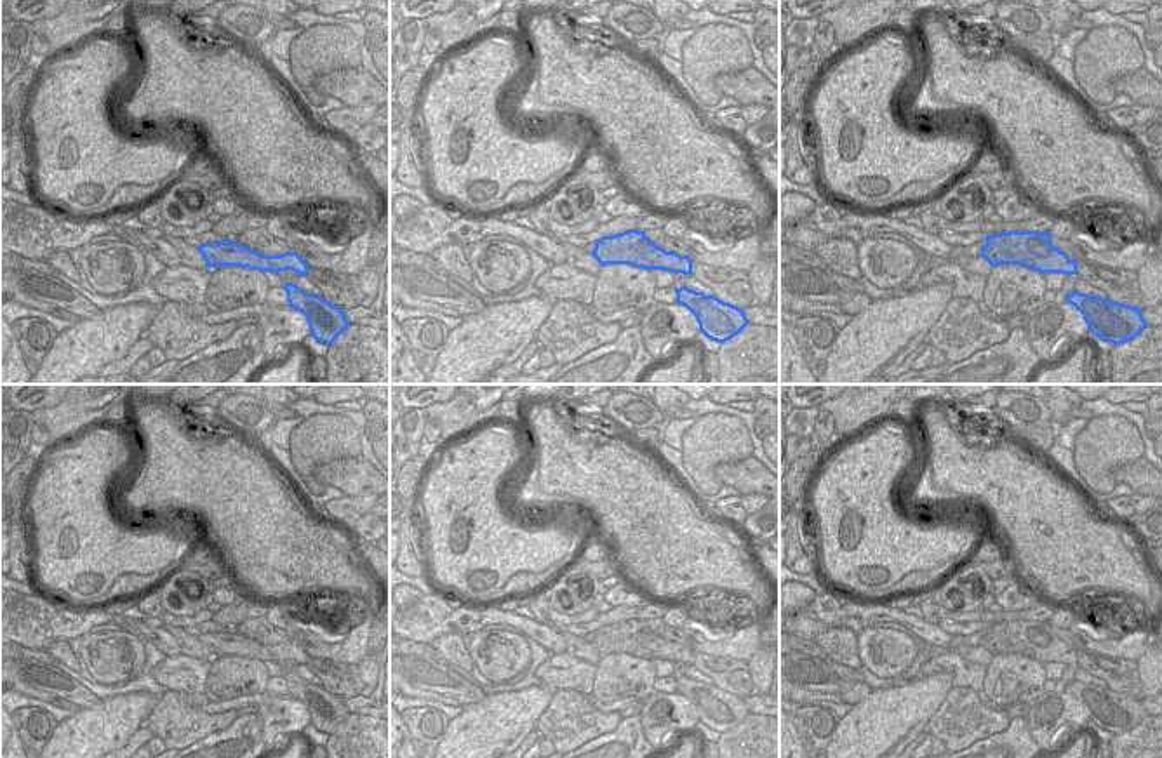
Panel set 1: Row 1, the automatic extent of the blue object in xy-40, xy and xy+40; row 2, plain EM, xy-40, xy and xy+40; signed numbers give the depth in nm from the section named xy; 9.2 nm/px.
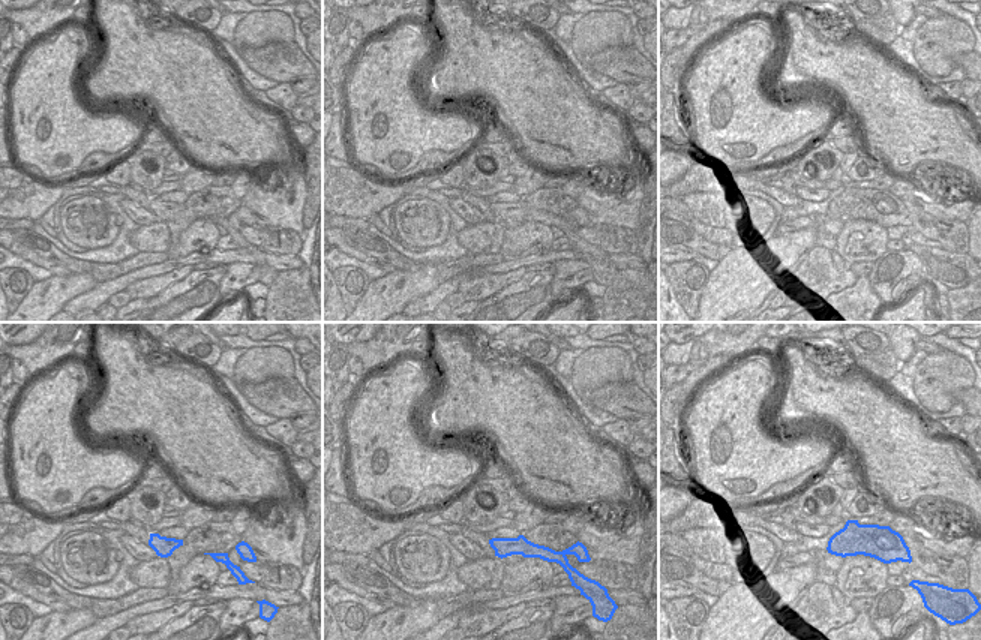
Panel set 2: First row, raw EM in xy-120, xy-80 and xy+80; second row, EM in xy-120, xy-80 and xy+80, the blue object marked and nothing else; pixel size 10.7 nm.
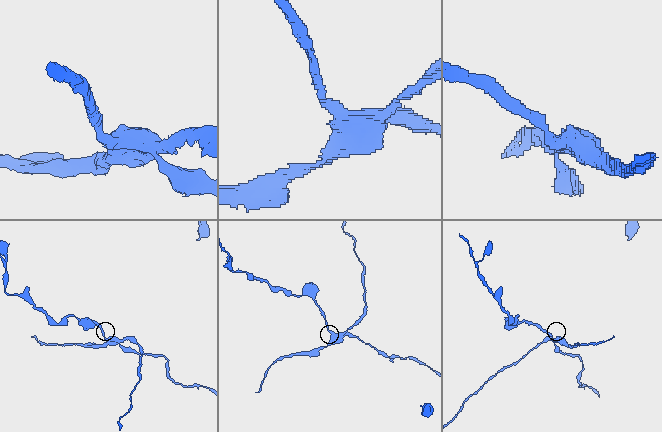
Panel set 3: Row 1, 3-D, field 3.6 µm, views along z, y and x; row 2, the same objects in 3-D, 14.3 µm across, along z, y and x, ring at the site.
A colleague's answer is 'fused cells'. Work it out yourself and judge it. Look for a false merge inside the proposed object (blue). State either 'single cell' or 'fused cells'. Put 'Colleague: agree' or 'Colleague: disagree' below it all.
fused cells
Colleague: agree

